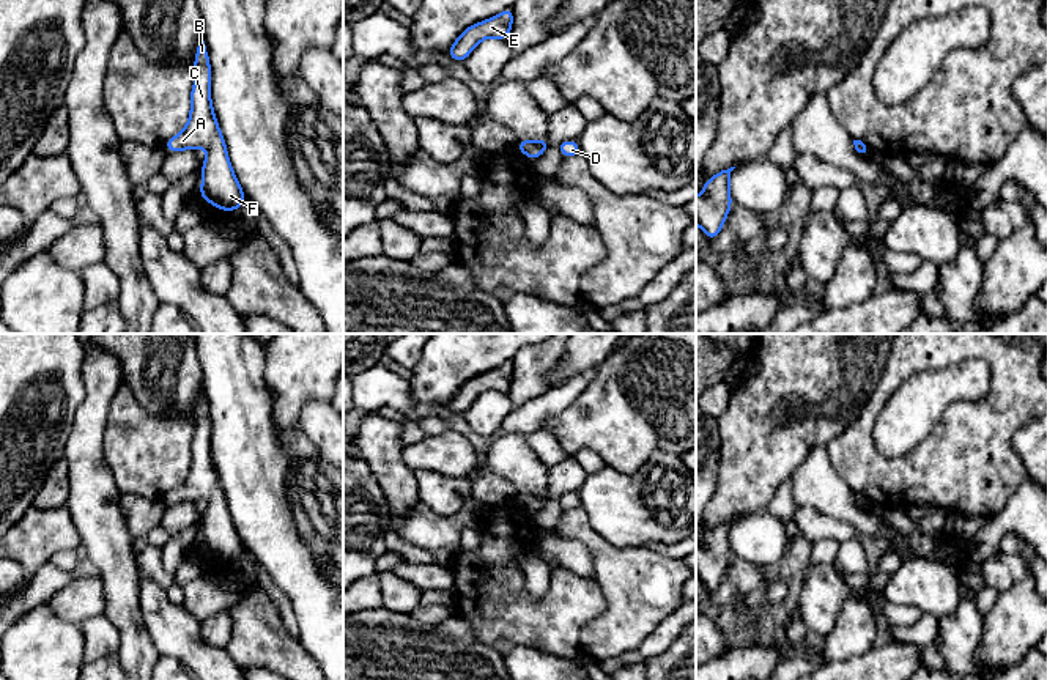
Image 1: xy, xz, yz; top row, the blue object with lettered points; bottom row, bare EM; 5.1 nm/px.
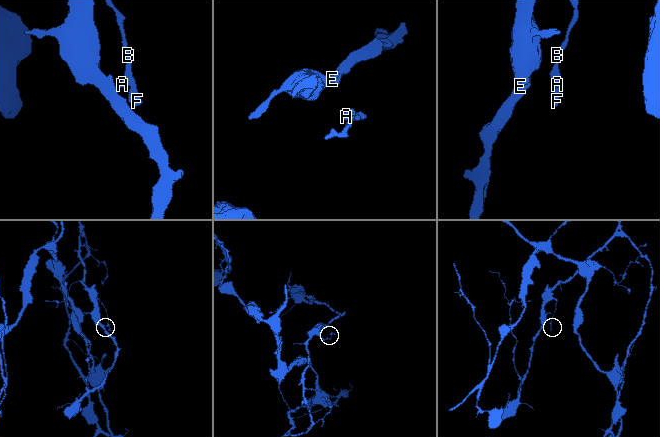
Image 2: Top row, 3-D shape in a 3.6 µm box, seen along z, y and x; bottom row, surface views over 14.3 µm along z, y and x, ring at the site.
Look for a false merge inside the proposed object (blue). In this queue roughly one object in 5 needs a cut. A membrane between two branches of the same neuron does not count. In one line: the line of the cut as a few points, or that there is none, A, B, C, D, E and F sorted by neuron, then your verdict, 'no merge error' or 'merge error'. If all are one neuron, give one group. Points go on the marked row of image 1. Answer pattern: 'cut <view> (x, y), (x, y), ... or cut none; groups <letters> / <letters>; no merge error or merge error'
cut none; groups A B C D E F; no merge error

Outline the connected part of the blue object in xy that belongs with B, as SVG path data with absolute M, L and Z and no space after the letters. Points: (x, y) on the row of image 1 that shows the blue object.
M202 39L194 61L195 80L191 93L191 116L186 128L167 140L167 153L205 146L208 157L202 164L200 198L231 212L247 200L230 164L224 135L211 104L211 66Z

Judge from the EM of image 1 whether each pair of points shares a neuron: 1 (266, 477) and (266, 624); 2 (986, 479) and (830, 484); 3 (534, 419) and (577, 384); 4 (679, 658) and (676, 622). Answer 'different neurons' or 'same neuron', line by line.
1: different neurons
2: different neurons
3: same neuron
4: different neurons

